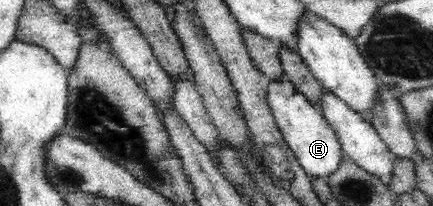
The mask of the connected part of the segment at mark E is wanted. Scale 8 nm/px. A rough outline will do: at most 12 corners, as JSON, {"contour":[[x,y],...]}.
{"contour":[[283,78],[267,103],[282,137],[311,178],[343,159],[320,108]]}

